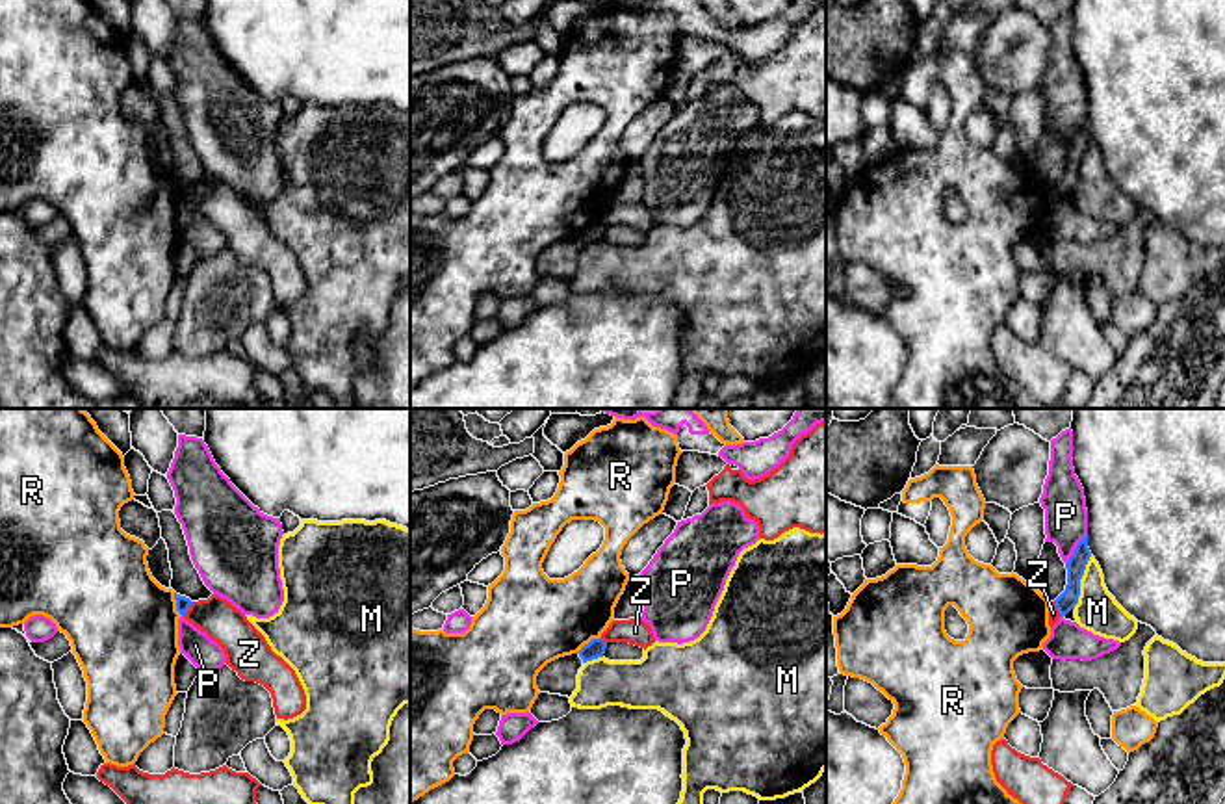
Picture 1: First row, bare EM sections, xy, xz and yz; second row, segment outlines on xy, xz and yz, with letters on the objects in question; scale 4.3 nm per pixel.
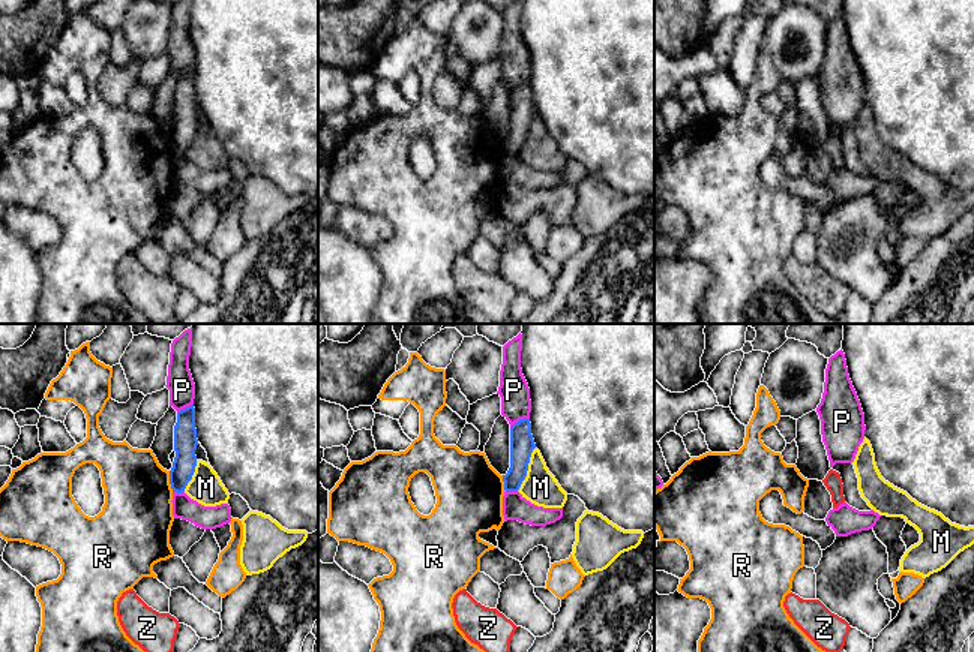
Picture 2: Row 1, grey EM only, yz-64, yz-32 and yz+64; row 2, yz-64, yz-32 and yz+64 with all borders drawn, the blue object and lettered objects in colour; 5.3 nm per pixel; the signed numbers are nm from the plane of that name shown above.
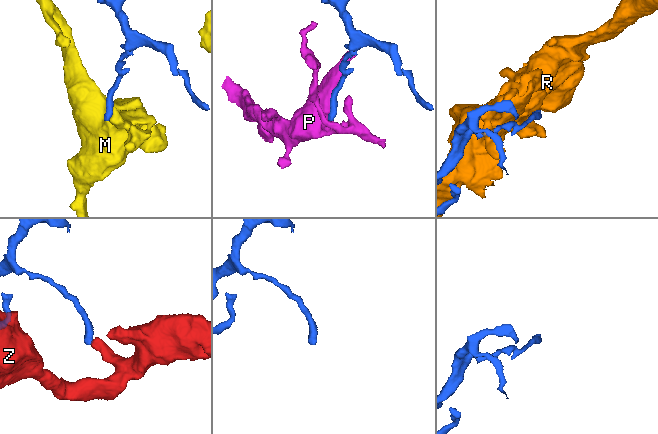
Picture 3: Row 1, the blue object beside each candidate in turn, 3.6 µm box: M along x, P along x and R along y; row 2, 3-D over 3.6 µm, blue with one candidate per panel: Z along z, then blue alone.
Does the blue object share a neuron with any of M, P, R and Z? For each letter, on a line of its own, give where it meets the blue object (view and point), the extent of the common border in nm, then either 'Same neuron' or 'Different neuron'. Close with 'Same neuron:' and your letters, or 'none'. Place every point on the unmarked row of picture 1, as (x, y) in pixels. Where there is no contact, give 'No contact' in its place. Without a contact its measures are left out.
M: Touches blue at yz (1079, 166). Shared border 240 nm. Different neuron
P: Touches blue at yz (1075, 134). Shared border 170 nm. Different neuron
R: Touches blue at xz (589, 227). Shared border 130 nm. Different neuron
Z: Touches blue at xy (188, 192). Shared border 80 nm. Different neuron
Same neuron: none

